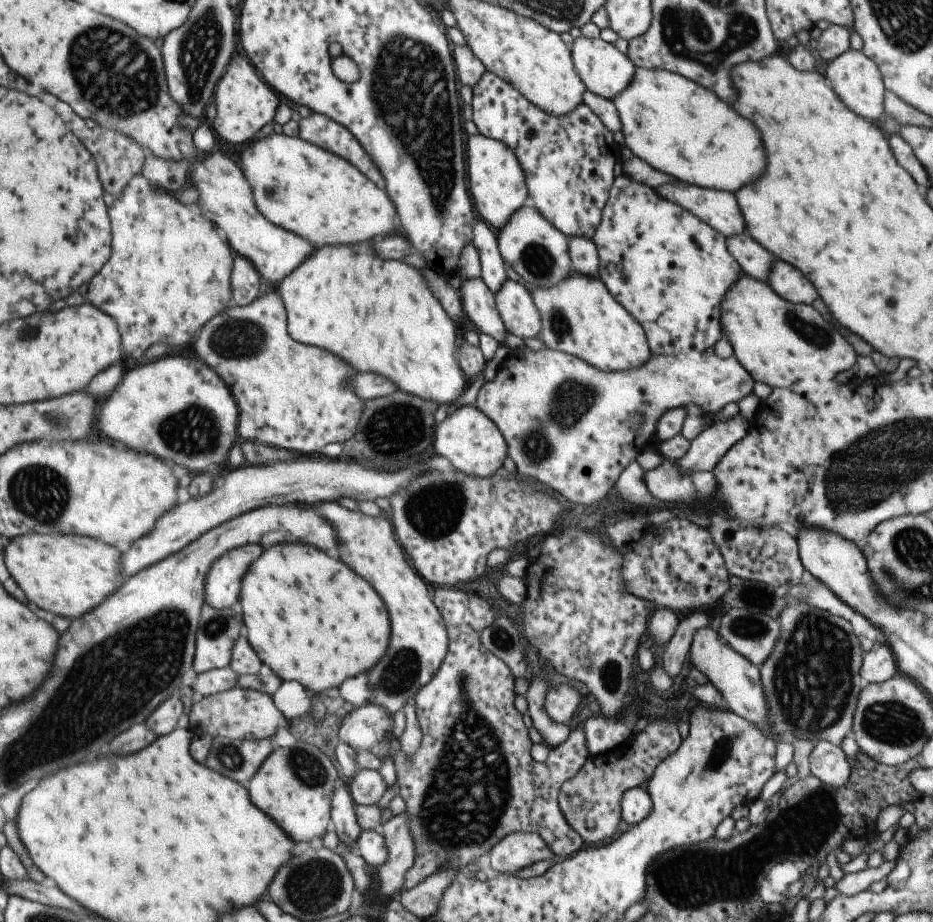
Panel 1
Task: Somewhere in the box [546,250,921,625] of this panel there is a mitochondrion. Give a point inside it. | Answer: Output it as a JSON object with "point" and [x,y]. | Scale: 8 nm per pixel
{"point":[815,335]}

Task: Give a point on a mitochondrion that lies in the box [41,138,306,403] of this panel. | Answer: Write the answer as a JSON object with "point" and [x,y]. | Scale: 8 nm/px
{"point":[236,339]}

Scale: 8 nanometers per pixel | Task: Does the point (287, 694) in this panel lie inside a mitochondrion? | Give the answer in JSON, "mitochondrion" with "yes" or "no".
{"mitochondrion":"no"}

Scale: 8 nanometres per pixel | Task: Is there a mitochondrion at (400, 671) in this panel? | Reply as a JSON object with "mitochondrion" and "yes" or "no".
{"mitochondrion":"yes"}

